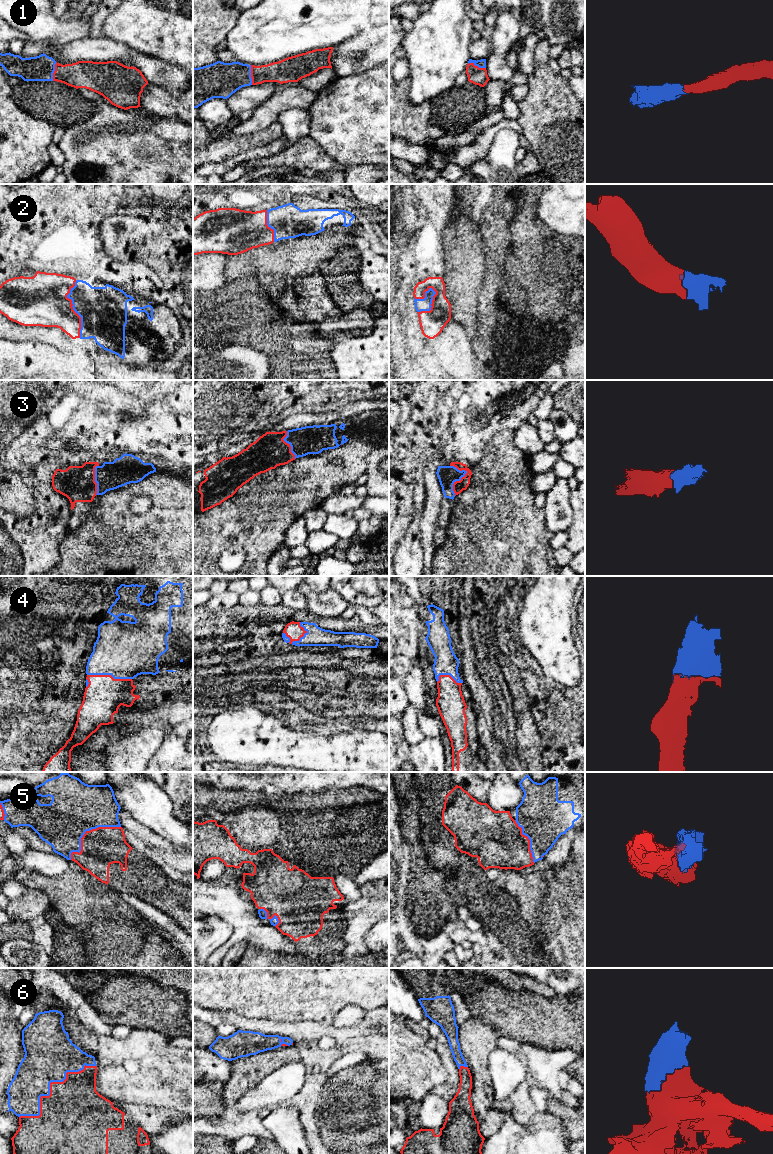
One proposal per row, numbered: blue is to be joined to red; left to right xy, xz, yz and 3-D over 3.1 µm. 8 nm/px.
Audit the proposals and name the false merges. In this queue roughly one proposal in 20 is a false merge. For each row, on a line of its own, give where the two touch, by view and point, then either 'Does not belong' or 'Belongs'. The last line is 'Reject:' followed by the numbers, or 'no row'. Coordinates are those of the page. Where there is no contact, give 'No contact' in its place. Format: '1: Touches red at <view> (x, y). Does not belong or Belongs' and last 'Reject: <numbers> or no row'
1: Touches red at xz (251, 75). Belongs
2: Touches red at xy (72, 309). Belongs
3: Touches red at yz (462, 477). Belongs
4: Touches red at xy (109, 675). Belongs
5: Touches red at xy (86, 831). Belongs
6: Touches red at xy (50, 1086). Belongs
Reject: no row

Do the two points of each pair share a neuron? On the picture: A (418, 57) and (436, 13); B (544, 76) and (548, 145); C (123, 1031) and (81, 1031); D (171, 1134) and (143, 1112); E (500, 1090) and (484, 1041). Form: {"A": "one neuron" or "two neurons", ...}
{"A": "one neuron", "B": "one neuron", "C": "two neurons", "D": "two neurons", "E": "two neurons"}

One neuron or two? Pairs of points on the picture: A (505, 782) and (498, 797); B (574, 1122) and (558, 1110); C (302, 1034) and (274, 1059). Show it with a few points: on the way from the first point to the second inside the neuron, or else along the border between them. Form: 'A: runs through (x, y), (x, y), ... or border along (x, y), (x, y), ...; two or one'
A: runs through (503, 786), (502, 793); one
B: runs through (570, 1118), (562, 1110); one
C: runs through (300, 1043), (291, 1054), (283, 1055); one

